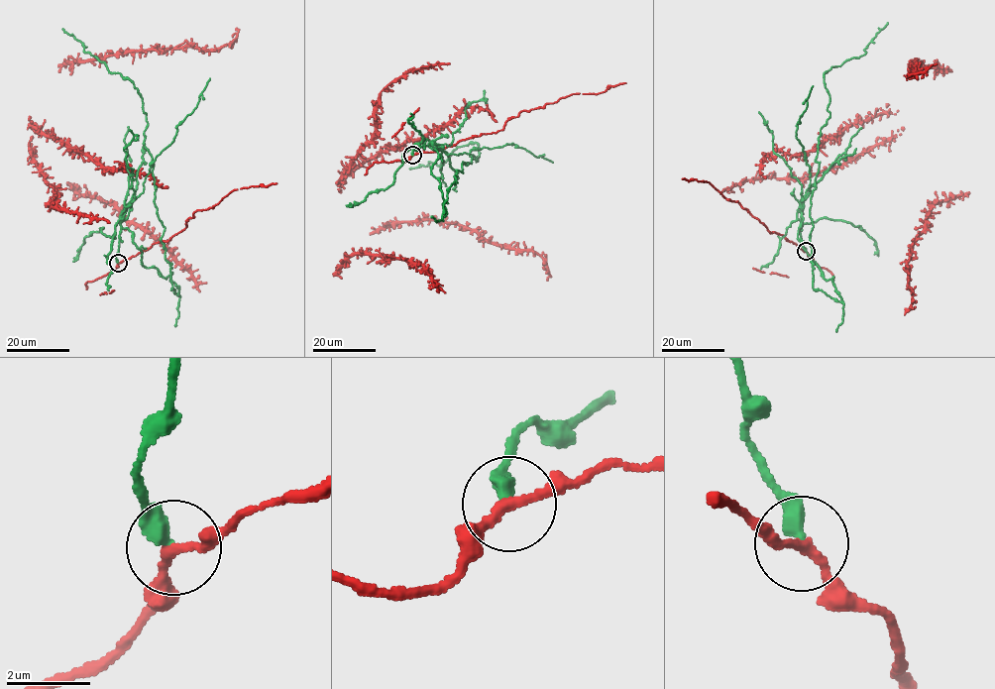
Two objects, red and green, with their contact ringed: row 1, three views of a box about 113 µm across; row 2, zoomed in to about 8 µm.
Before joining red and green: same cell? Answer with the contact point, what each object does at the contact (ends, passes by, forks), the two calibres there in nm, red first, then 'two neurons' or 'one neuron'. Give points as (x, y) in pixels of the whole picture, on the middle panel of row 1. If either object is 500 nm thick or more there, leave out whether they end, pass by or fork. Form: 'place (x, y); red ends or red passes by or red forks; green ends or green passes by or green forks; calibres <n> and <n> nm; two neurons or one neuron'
place (412, 155); red passes by; green ends; calibres 220 and 400 nm; two neurons

